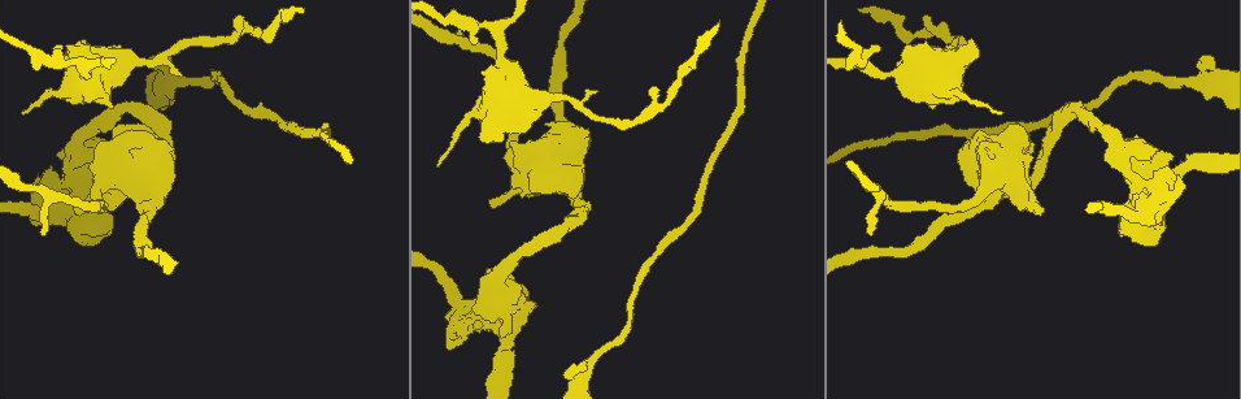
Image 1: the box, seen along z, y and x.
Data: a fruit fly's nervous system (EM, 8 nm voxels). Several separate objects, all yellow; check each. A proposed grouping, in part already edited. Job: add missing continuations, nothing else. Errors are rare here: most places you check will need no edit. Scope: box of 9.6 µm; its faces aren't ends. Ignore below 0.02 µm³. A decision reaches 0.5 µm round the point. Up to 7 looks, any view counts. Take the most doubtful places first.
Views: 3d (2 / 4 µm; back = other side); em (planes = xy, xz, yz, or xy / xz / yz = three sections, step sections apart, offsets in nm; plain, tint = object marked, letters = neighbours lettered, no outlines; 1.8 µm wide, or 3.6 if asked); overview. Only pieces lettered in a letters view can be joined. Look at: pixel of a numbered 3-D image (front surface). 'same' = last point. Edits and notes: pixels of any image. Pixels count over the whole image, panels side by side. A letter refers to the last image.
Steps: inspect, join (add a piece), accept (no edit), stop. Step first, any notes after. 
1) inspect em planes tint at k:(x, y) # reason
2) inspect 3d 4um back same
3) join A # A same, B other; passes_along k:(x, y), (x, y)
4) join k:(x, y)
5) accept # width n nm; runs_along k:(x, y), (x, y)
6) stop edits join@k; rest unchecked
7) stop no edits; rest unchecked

inspect em 3.6um xy step 8 letters at 1:(907, 46) # stops while still wide

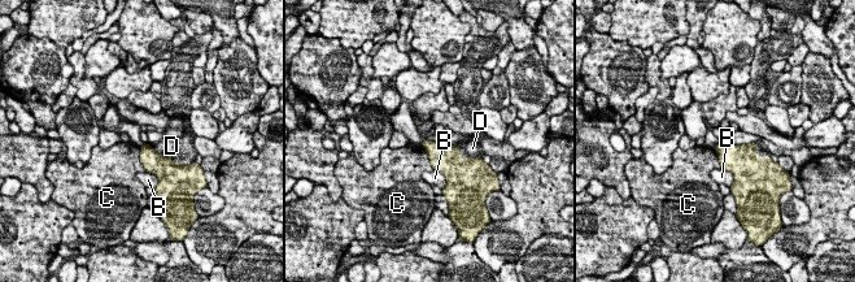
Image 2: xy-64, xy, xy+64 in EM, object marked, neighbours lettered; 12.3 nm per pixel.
inspect em 3.6um planes letters same

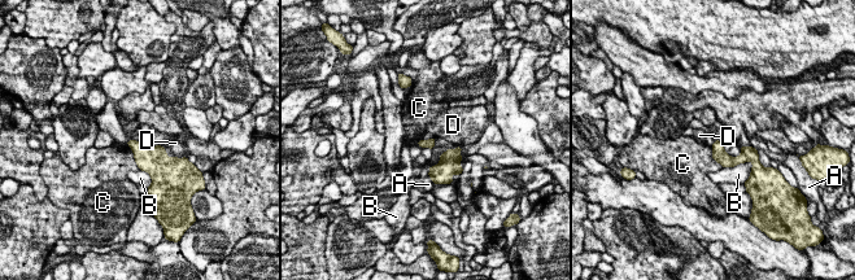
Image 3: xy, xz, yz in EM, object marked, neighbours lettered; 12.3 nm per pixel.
accept # longest_contact B 380 nm; A other, B other, C other, D other; border 3:(126, 143), (139, 169); no lettered piece goes on from it

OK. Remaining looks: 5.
inspect 3d 4um at 1:(1177, 174) # an open end

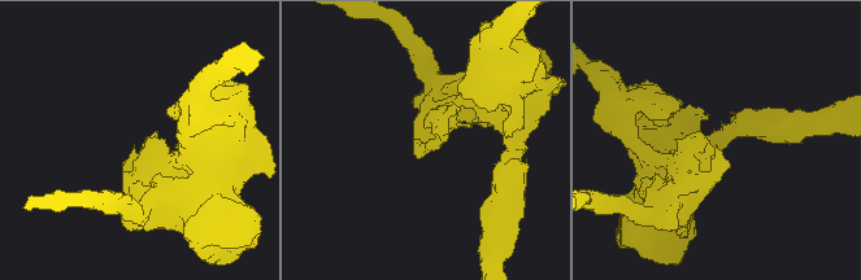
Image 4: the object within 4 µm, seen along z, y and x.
inspect em planes letters at 4:(716, 147)

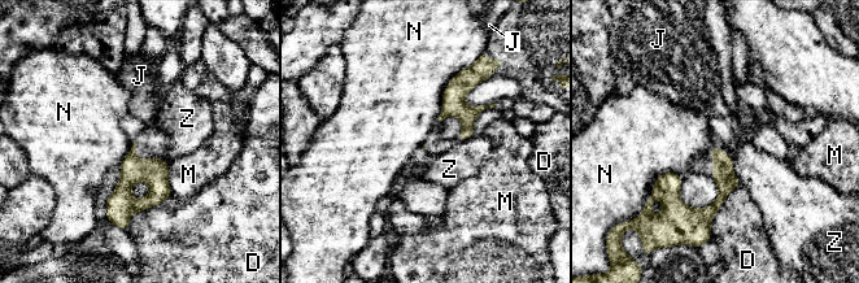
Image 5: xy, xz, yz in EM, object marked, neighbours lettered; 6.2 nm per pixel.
accept # D other, J other, M other, N other, Z other; border 5:(470, 65), (449, 81), (437, 121); no lettered piece goes on from it

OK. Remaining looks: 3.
inspect 3d 4um at 1:(1014, 183) # sharp bend

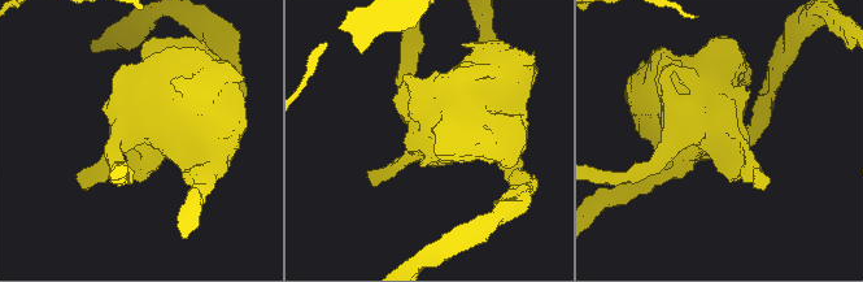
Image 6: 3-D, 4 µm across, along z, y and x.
inspect em 3.6um xz step 8 plain at 6:(724, 131) # shape alone is not enough

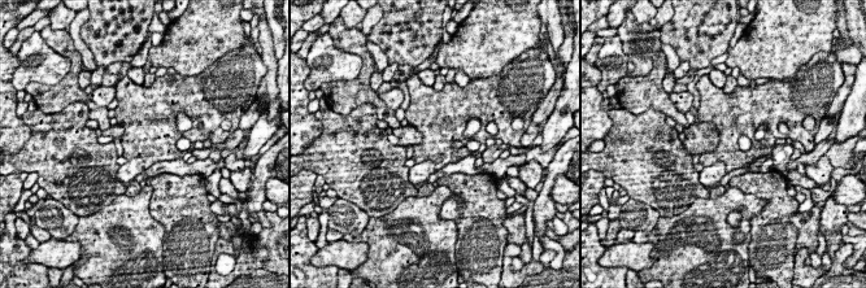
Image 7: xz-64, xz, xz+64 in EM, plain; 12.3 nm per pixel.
inspect em 3.6um xz step 8 letters same # see the neighbours

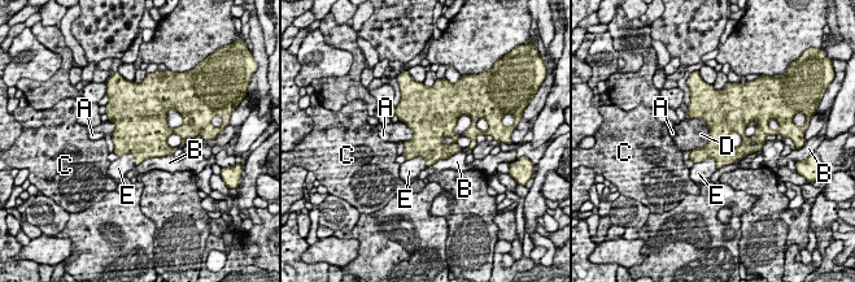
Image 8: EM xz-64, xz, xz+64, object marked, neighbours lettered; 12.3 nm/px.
accept # A other, B other, C other, D other, E other; border 8:(702, 117), (709, 140), (692, 151); none of them fits

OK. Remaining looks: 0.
stop no edits; rest unchecked

